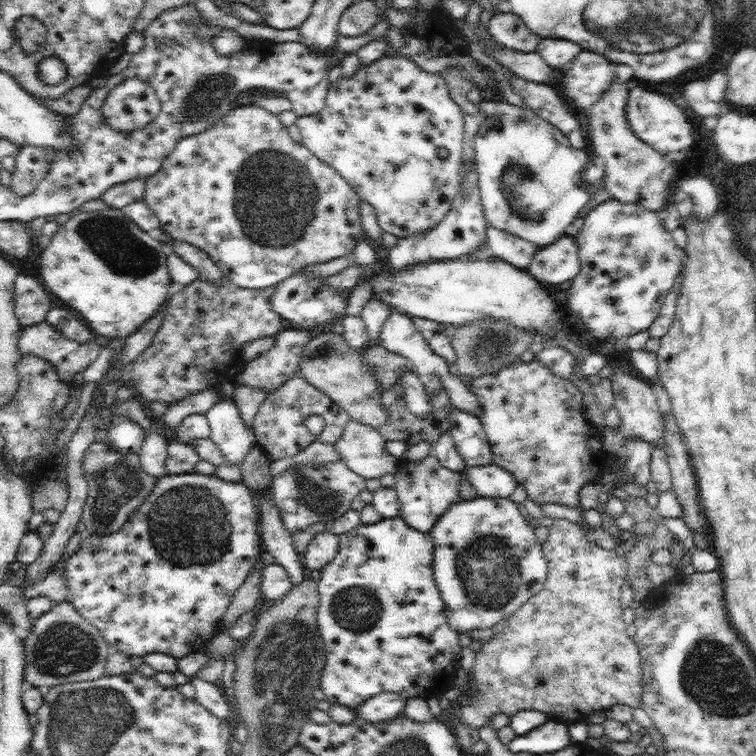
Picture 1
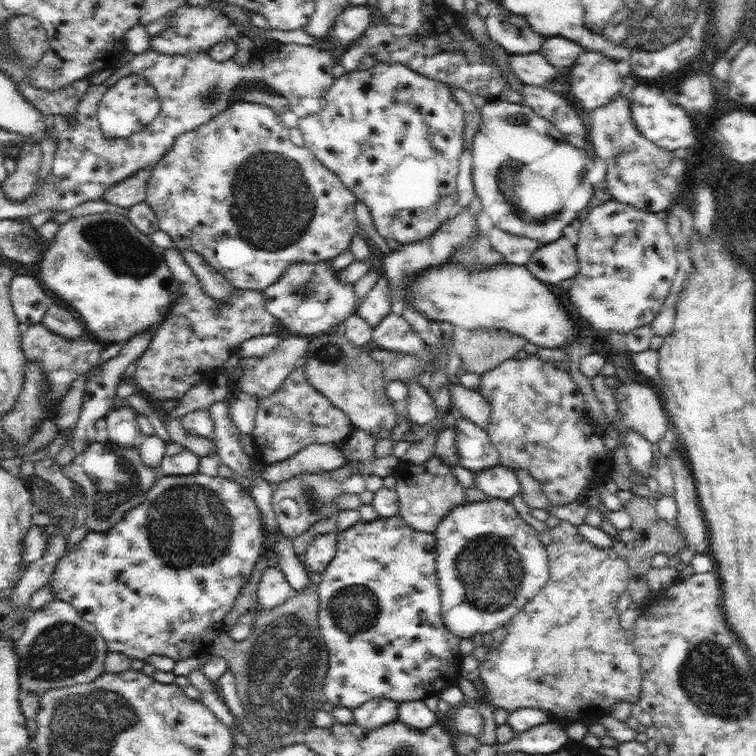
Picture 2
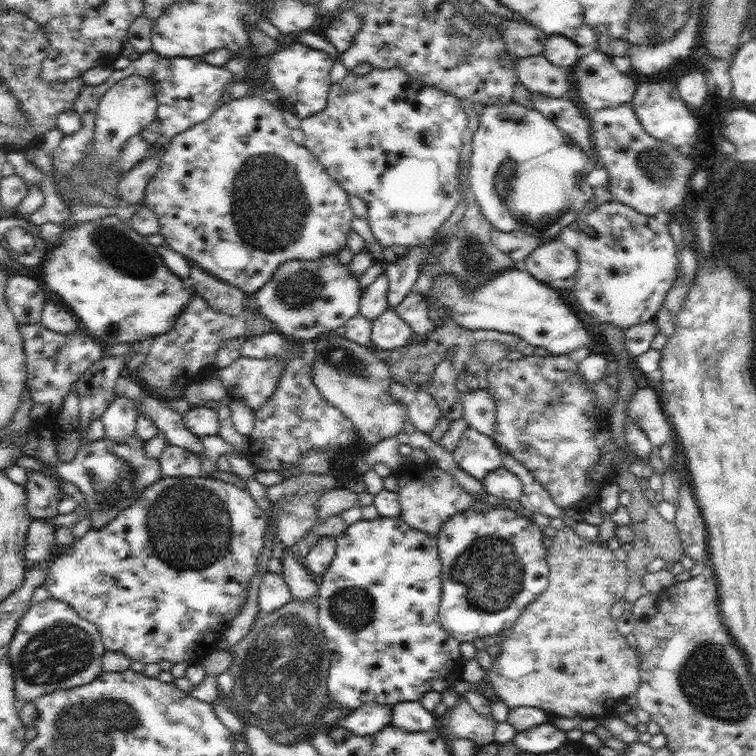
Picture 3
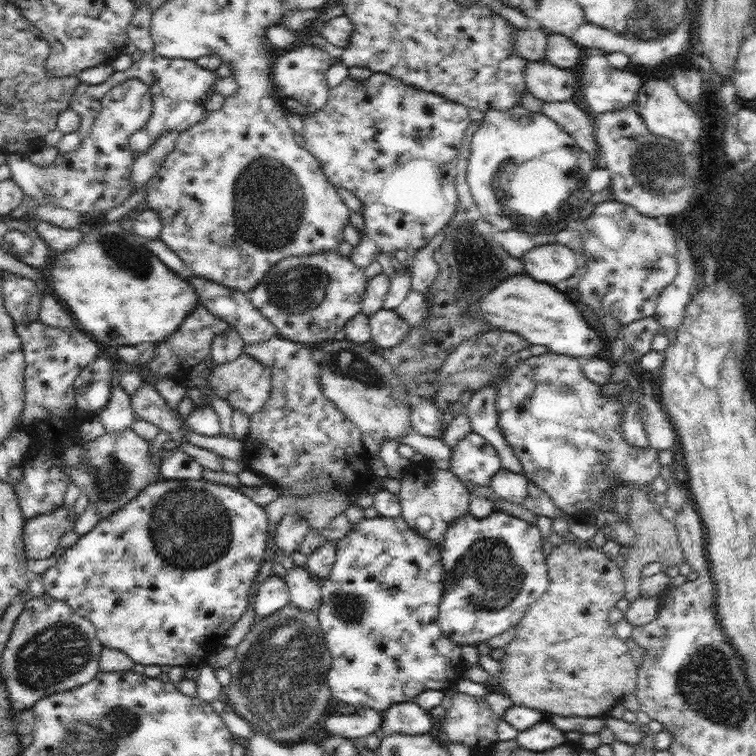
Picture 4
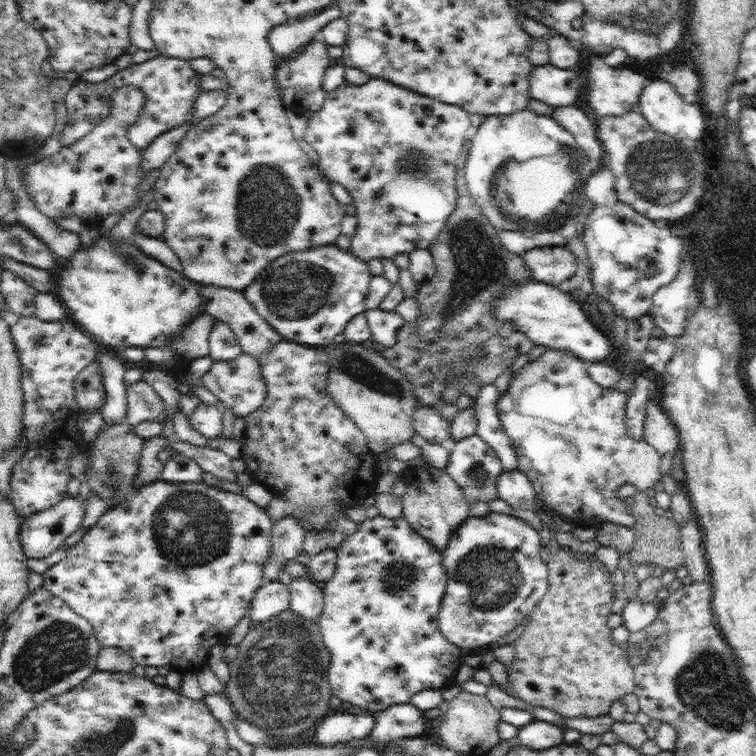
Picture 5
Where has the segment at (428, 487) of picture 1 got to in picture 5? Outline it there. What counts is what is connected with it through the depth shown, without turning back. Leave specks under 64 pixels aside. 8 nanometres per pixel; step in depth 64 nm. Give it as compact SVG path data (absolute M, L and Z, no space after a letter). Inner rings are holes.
M429 462L411 464L401 478L405 482L405 492L401 496L403 518L409 522L409 526L417 534L421 534L425 540L429 540L429 544L433 544L439 554L445 554L445 548L447 548L453 532L471 516L471 512L469 512L471 508L463 500L461 488L449 478L449 474L445 470L433 468L433 466L429 466Z

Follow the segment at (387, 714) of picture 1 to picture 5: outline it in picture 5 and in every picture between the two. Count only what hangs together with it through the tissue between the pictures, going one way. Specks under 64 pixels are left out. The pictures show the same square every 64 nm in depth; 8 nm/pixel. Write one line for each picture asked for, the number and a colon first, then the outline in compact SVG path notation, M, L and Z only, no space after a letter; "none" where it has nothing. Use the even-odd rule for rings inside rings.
2: M369 700L357 708L351 708L353 724L357 724L365 730L381 728L381 726L397 720L397 706L399 704L391 702L391 700Z
3: M363 704L357 710L351 710L349 716L337 720L339 726L347 728L355 736L375 734L381 728L389 726L389 722L391 722L391 706L379 706L379 704Z
4: M357 708L355 714L327 714L323 722L325 736L345 736L353 740L377 732L383 722L383 712L371 708Z
5: M337 708L331 710L315 728L313 744L331 748L337 744L347 744L353 738L367 738L375 726L375 716L371 714L347 714Z

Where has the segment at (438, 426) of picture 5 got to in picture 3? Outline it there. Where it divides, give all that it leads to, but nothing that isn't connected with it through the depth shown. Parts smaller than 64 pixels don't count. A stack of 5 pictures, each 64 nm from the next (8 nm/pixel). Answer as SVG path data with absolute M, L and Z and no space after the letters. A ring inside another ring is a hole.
M417 390L413 394L415 394L415 400L407 406L407 420L411 422L411 426L417 432L429 436L431 430L435 428L437 420L441 418L441 410L431 392Z

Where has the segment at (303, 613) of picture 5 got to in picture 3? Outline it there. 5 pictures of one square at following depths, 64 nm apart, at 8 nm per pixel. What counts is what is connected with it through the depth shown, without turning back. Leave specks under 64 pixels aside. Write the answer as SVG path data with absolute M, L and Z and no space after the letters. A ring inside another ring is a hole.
M285 548L285 552L287 552L287 556L281 560L281 564L283 564L281 574L283 574L283 580L285 580L291 596L301 602L317 598L319 586L313 582L311 572L305 568L305 564L301 560L295 558L295 554L289 548Z

